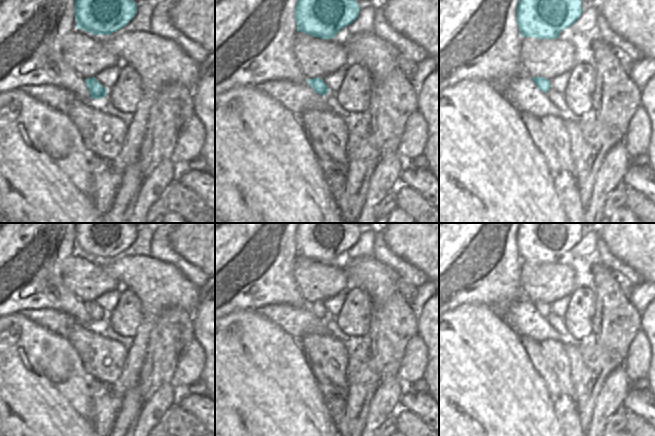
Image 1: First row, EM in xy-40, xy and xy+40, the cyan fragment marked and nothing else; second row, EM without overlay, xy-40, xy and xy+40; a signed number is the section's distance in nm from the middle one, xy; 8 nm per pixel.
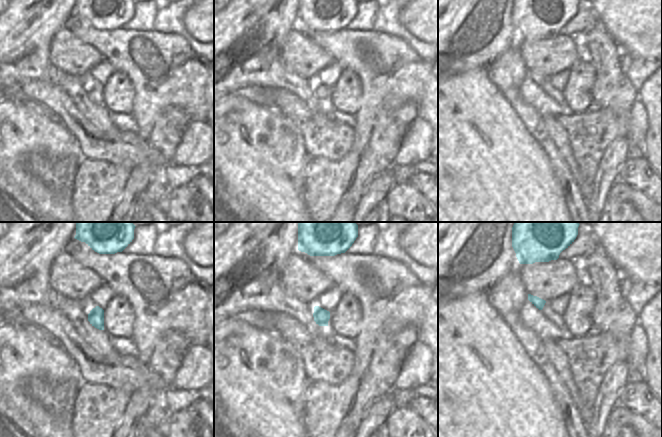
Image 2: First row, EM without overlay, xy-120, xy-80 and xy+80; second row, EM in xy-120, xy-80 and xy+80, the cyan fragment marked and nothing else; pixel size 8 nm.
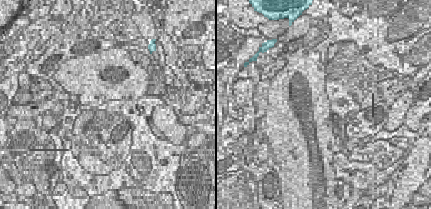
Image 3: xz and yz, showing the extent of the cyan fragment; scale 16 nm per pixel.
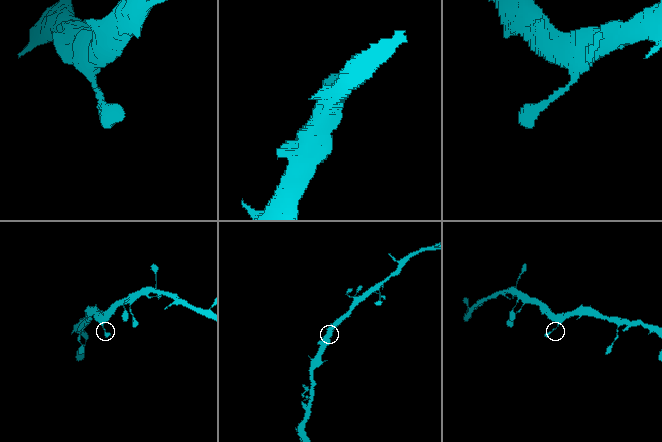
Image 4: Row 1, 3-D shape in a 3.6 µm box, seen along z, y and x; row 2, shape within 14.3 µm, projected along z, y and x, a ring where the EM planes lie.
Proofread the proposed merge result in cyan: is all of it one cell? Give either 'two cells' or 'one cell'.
one cell

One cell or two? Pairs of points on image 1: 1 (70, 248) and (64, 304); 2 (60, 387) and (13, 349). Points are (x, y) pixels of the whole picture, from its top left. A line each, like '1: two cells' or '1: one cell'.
1: one cell
2: one cell

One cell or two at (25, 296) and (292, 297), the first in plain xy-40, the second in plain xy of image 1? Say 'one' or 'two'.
one

